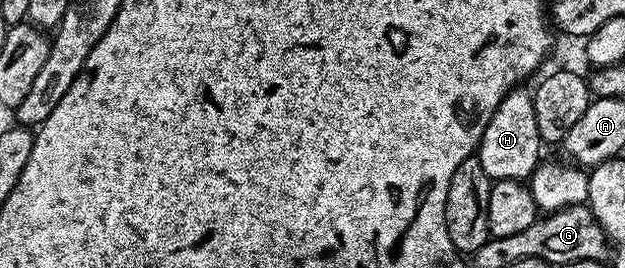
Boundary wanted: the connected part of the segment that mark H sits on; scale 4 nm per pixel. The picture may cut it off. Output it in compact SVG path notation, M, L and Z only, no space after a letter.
M517 86L508 91L505 98L502 99L501 105L498 106L493 117L485 127L485 133L476 150L476 158L481 161L481 167L485 170L487 176L492 181L518 179L520 181L530 178L542 160L541 149L543 142L537 129L536 110L533 107L534 96L532 92L524 86Z

